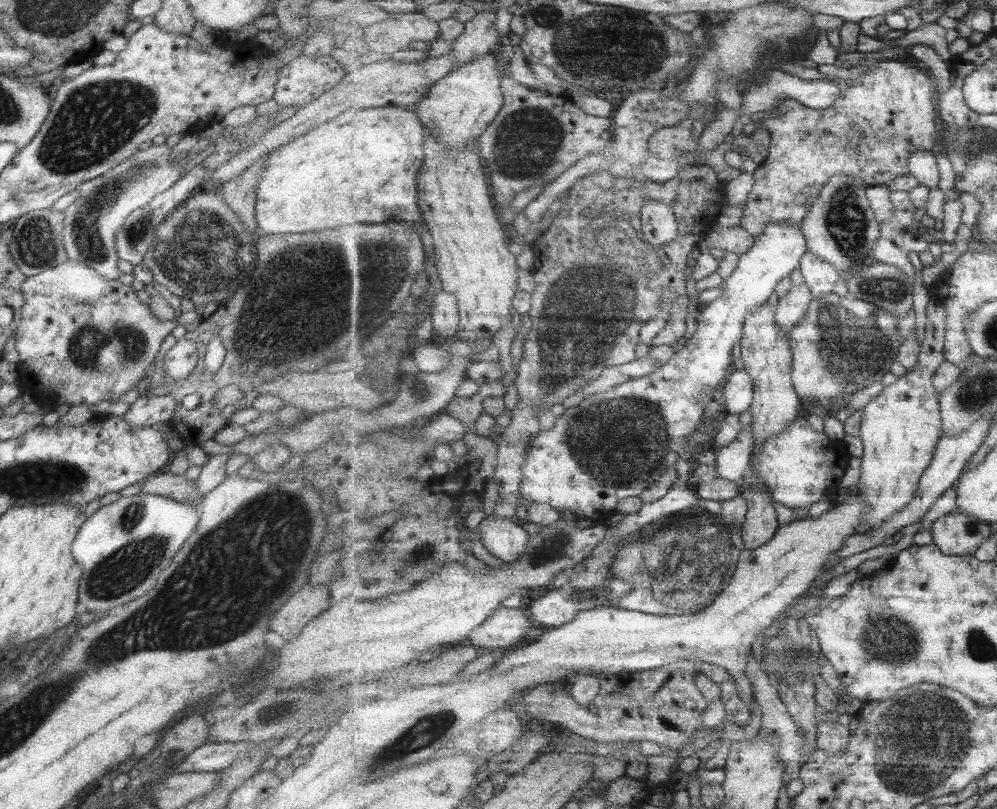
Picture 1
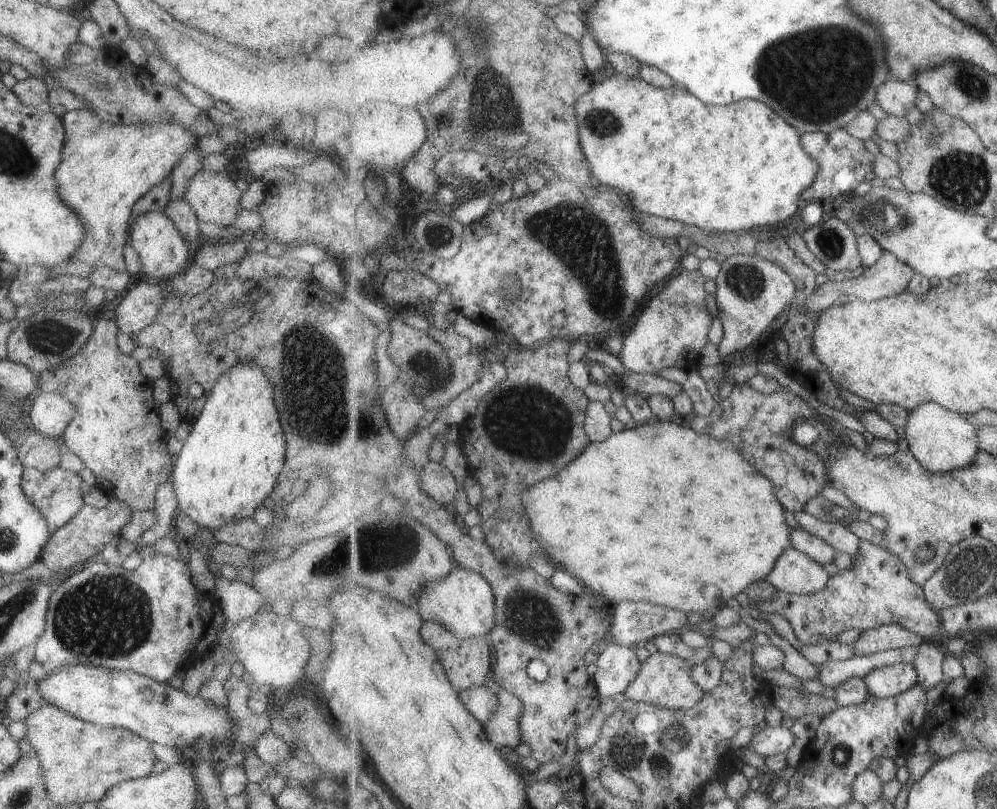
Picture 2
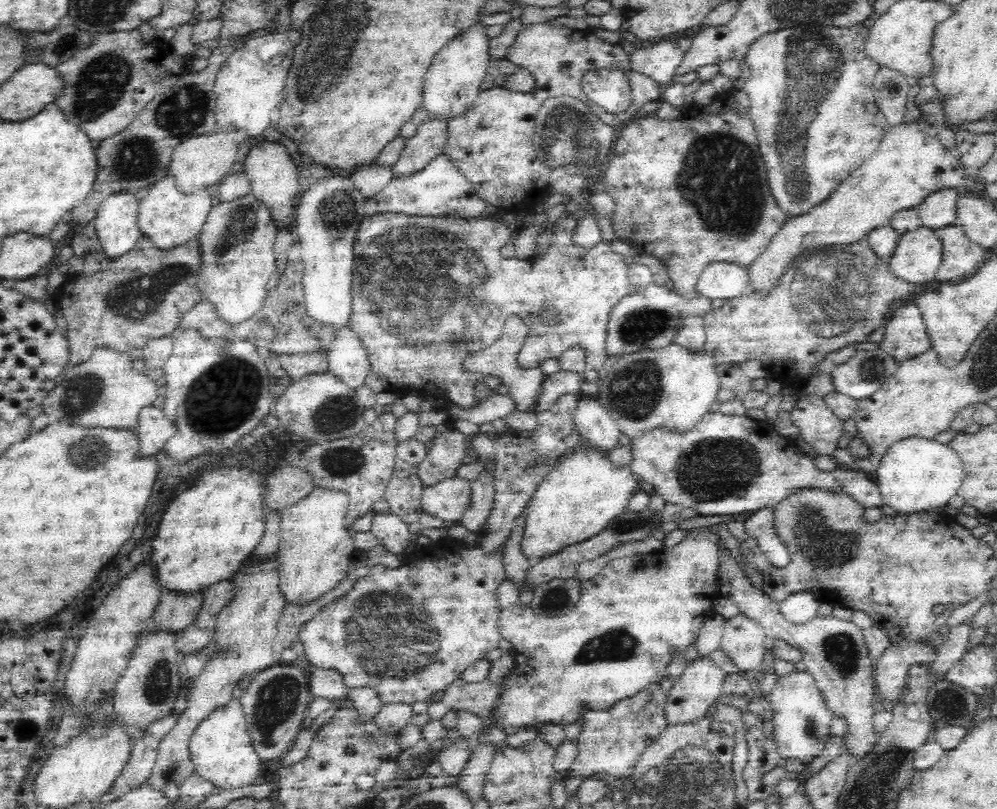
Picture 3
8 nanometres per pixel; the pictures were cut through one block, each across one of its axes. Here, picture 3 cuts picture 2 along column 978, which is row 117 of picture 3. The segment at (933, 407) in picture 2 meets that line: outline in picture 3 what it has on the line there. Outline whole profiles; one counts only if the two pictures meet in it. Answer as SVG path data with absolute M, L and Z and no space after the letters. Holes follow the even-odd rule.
M480 25L462 33L460 38L452 40L444 50L440 50L430 64L428 72L422 78L422 108L426 110L427 118L444 120L464 116L481 94L480 86L487 74L490 61L488 57L489 39L485 29Z

